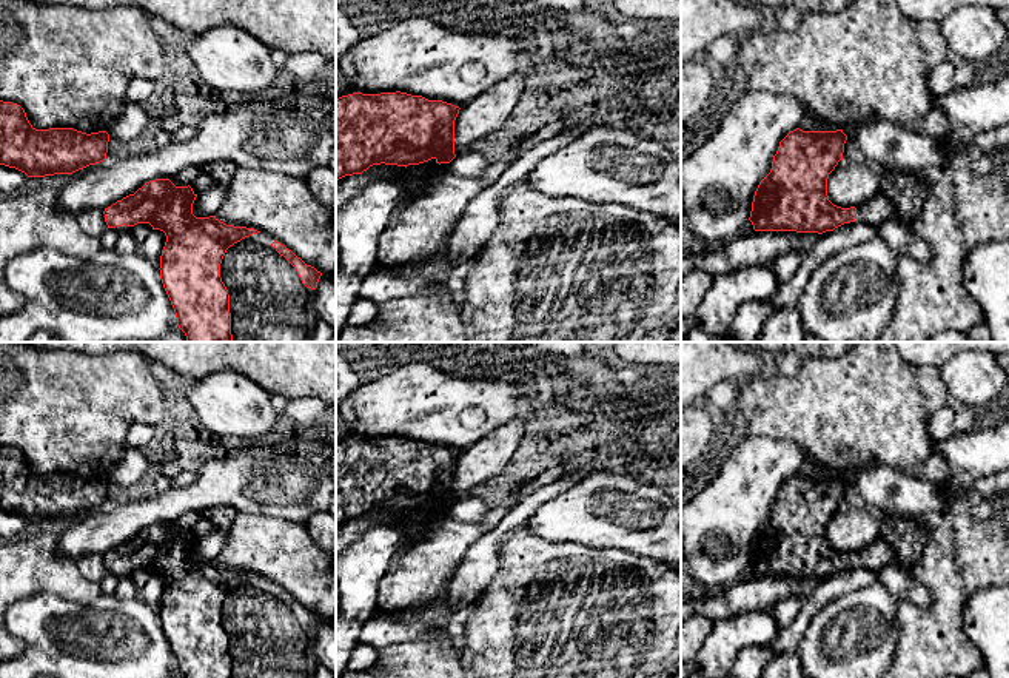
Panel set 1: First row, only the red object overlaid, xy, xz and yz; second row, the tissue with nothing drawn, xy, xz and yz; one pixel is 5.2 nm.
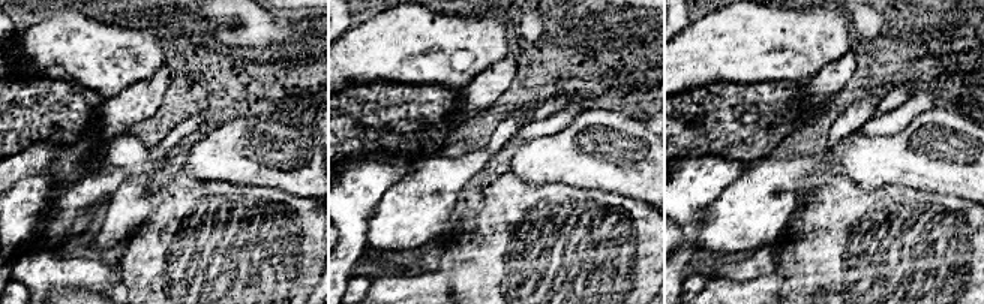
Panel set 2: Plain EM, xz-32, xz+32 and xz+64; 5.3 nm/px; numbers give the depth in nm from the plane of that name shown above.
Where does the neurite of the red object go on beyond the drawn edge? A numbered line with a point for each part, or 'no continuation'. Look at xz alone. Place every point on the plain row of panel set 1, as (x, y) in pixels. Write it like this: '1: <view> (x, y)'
no continuation

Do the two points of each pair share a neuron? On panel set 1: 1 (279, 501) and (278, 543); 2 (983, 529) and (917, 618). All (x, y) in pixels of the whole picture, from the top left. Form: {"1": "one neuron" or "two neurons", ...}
{"1": "two neurons", "2": "one neuron"}

